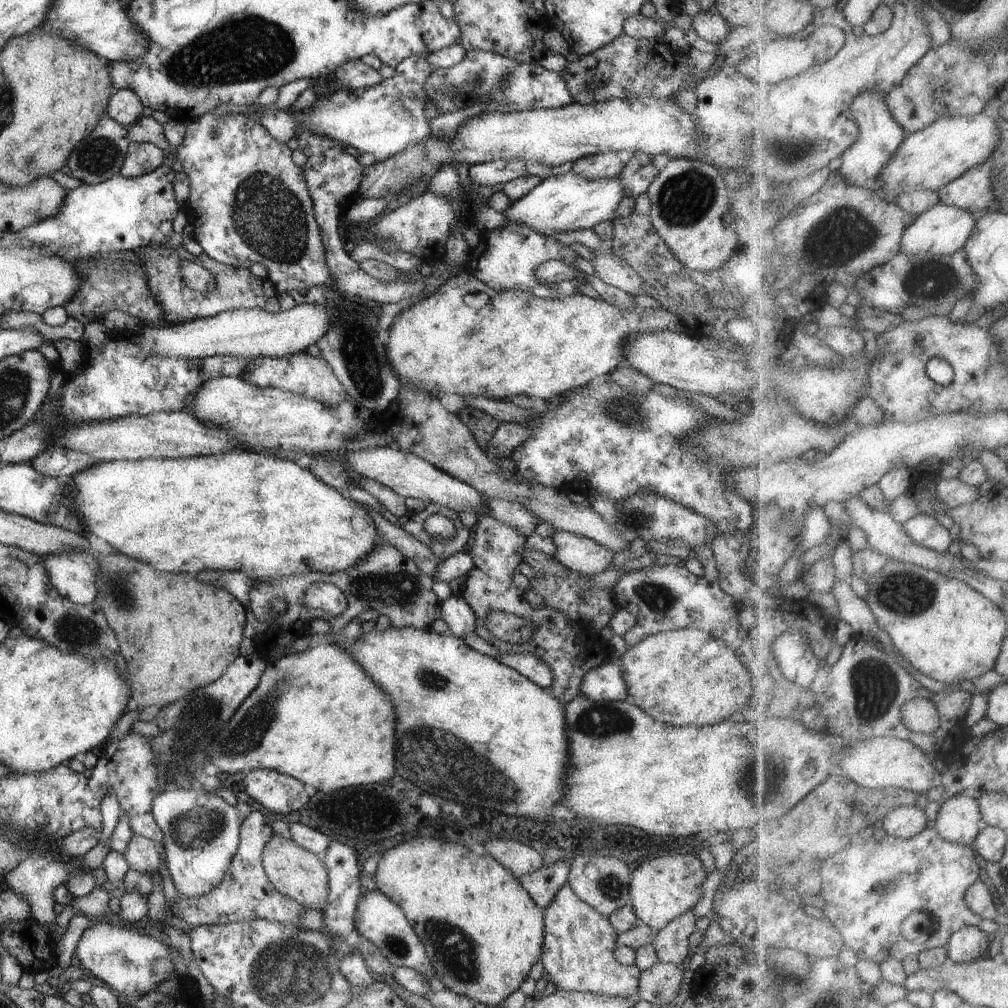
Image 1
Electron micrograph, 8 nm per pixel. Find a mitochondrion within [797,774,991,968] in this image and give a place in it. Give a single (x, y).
(883, 885)

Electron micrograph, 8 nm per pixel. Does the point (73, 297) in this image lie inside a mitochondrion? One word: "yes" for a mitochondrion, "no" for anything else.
no

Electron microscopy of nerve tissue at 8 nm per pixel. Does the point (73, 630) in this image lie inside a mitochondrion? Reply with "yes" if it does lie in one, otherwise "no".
yes

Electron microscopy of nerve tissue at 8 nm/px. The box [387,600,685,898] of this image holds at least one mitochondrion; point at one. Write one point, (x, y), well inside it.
(484, 782)

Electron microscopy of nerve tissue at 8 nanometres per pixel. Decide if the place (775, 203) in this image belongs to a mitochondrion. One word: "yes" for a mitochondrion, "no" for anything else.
yes

